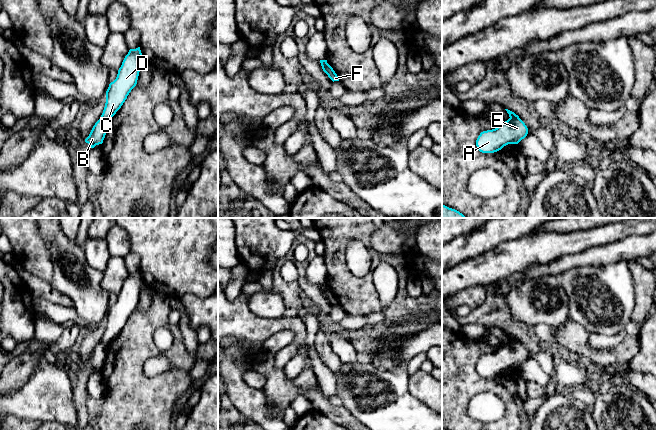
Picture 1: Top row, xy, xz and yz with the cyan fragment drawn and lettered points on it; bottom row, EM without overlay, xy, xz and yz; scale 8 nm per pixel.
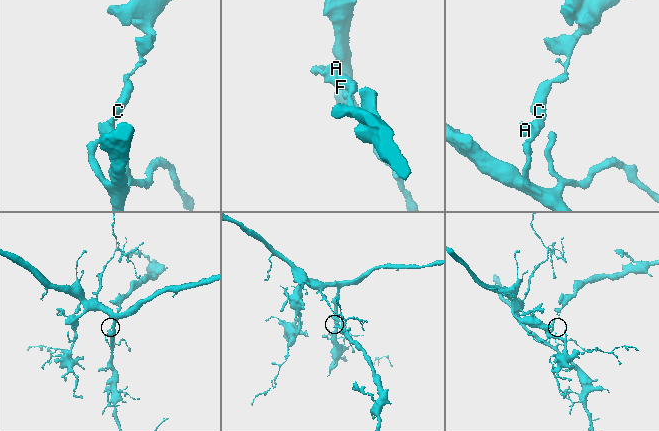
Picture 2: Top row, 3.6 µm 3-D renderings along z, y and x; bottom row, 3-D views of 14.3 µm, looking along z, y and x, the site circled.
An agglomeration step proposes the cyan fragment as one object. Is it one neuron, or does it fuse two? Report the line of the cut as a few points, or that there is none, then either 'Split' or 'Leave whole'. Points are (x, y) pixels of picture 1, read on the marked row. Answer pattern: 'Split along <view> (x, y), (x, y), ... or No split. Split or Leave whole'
Split along yz (510, 117), (519, 119). Split

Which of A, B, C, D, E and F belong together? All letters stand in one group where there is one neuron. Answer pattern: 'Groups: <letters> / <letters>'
Groups: A B E / C D F

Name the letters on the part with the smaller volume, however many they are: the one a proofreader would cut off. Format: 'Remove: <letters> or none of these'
Remove: C, D, F

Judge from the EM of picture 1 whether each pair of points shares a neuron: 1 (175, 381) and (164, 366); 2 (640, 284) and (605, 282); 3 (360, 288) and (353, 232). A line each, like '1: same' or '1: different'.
1: different
2: different
3: same

